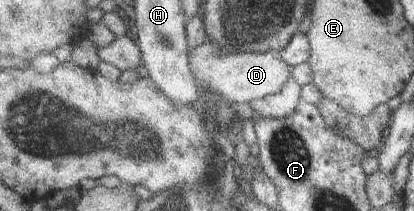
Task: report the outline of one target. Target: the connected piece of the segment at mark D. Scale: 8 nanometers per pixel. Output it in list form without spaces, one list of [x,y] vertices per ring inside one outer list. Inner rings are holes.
[[[206,41],[189,51],[191,69],[205,93],[216,93],[233,105],[278,94],[292,76],[292,68],[284,59],[270,53],[224,53],[216,43]]]

